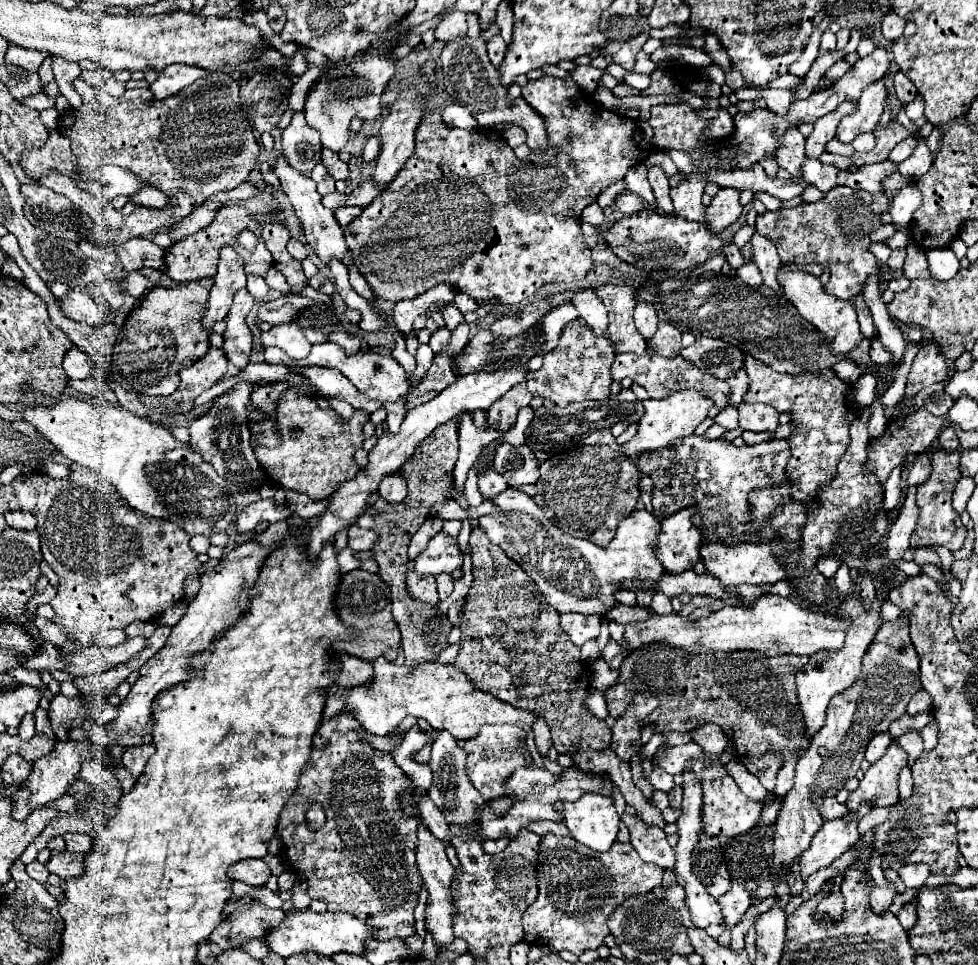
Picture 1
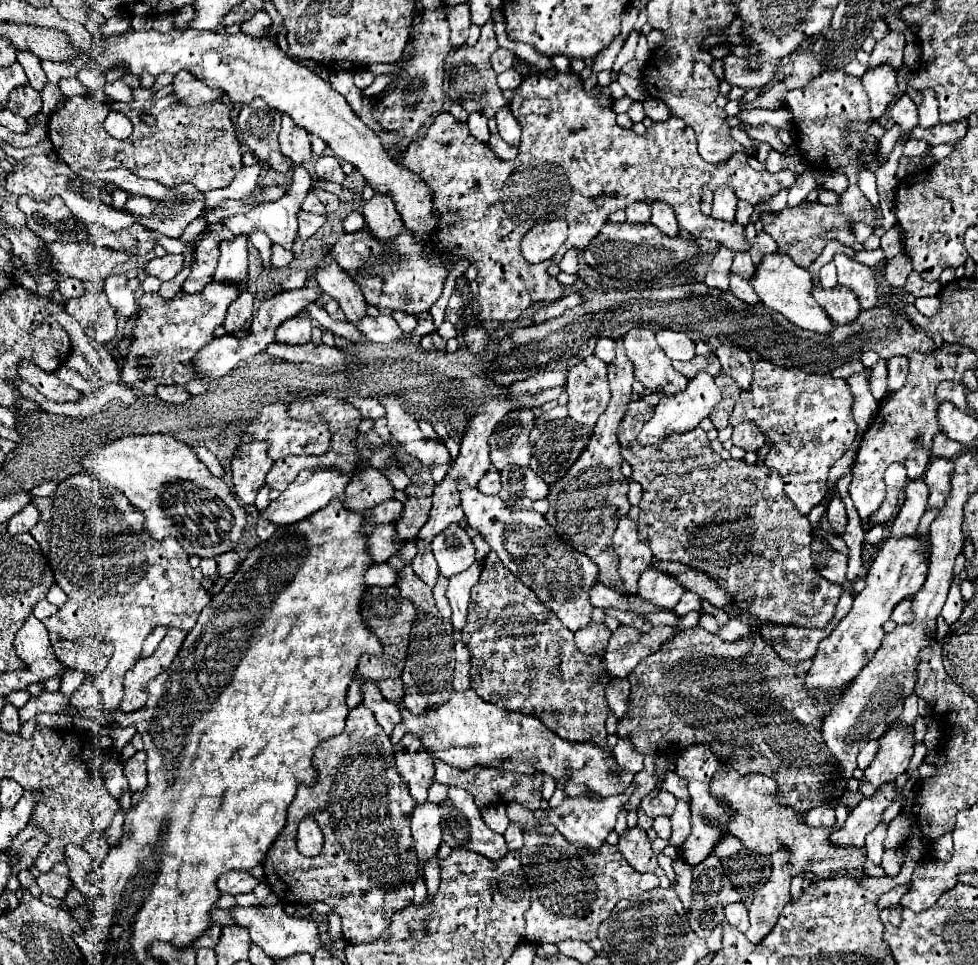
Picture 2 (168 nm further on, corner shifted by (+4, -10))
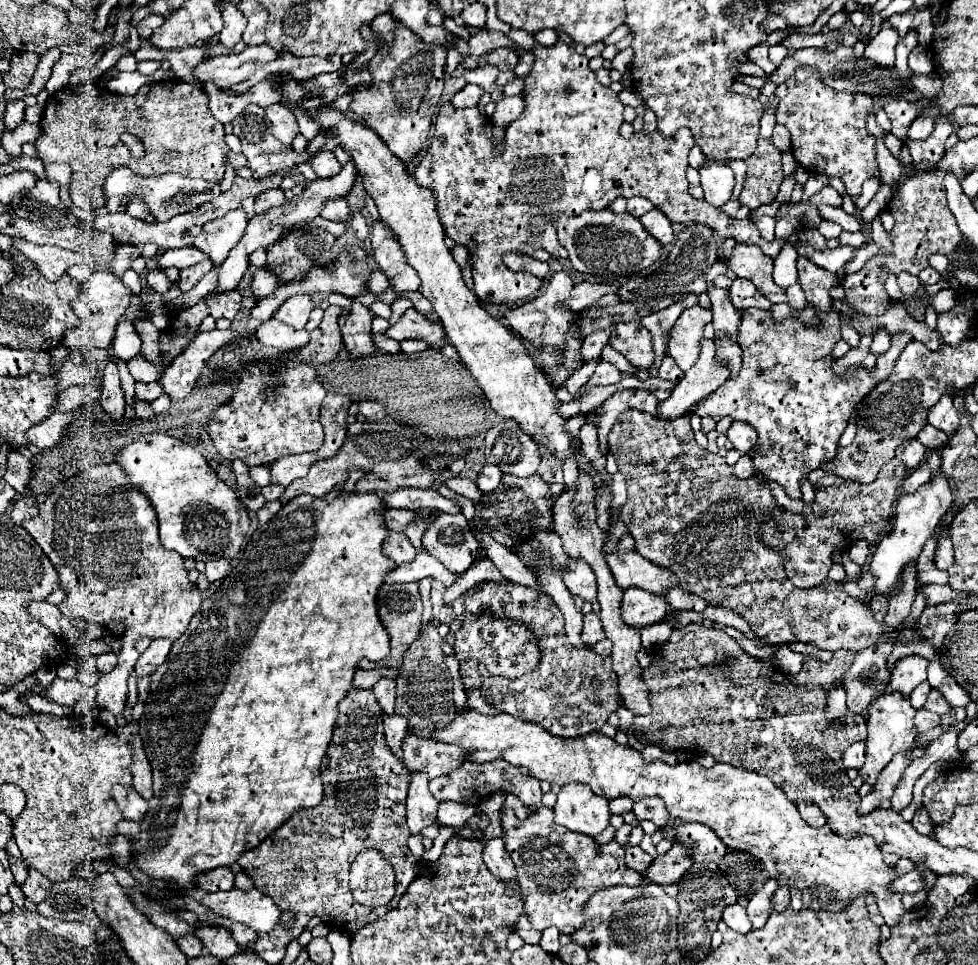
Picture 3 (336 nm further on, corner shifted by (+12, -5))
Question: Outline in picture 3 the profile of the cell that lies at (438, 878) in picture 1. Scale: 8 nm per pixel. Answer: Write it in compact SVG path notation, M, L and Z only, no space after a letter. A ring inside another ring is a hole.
M414 773L406 799L406 821L412 835L420 835L426 825L436 823L438 801L428 789L428 777L424 773Z

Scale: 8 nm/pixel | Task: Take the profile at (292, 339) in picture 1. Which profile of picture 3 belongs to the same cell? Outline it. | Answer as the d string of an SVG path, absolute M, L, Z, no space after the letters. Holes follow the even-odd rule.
M296 295L296 297L290 297L284 305L280 305L280 309L274 313L274 317L286 325L292 325L294 329L304 329L312 309L314 309L312 297Z

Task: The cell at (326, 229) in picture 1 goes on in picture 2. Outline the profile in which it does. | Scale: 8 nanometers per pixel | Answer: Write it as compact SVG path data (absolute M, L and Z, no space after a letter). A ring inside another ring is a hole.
M336 262L328 264L324 270L320 270L320 274L316 276L320 282L320 288L338 300L340 310L344 312L346 320L356 324L366 316L366 300L360 294L360 288L356 286L356 282L348 280L348 276L344 274L344 270L340 270L336 266Z

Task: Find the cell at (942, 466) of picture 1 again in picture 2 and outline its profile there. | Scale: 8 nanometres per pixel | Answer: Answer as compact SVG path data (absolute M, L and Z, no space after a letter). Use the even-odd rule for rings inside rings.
M936 458L926 474L924 474L924 482L930 488L930 500L928 500L928 508L942 508L946 494L950 490L950 474L952 474L952 460L946 458Z

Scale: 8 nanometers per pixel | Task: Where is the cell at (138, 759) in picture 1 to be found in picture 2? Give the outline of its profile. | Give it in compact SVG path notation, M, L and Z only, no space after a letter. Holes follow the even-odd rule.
M136 752L126 764L124 764L124 776L130 782L130 790L138 792L144 790L144 786L148 786L148 778L146 778L146 754L144 752Z

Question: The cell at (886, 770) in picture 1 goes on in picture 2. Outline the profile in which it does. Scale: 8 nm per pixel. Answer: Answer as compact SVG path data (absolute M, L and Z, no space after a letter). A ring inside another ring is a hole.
M894 722L878 742L878 754L862 778L860 792L864 796L872 796L880 788L880 784L892 782L906 772L916 744L914 728L902 722Z

